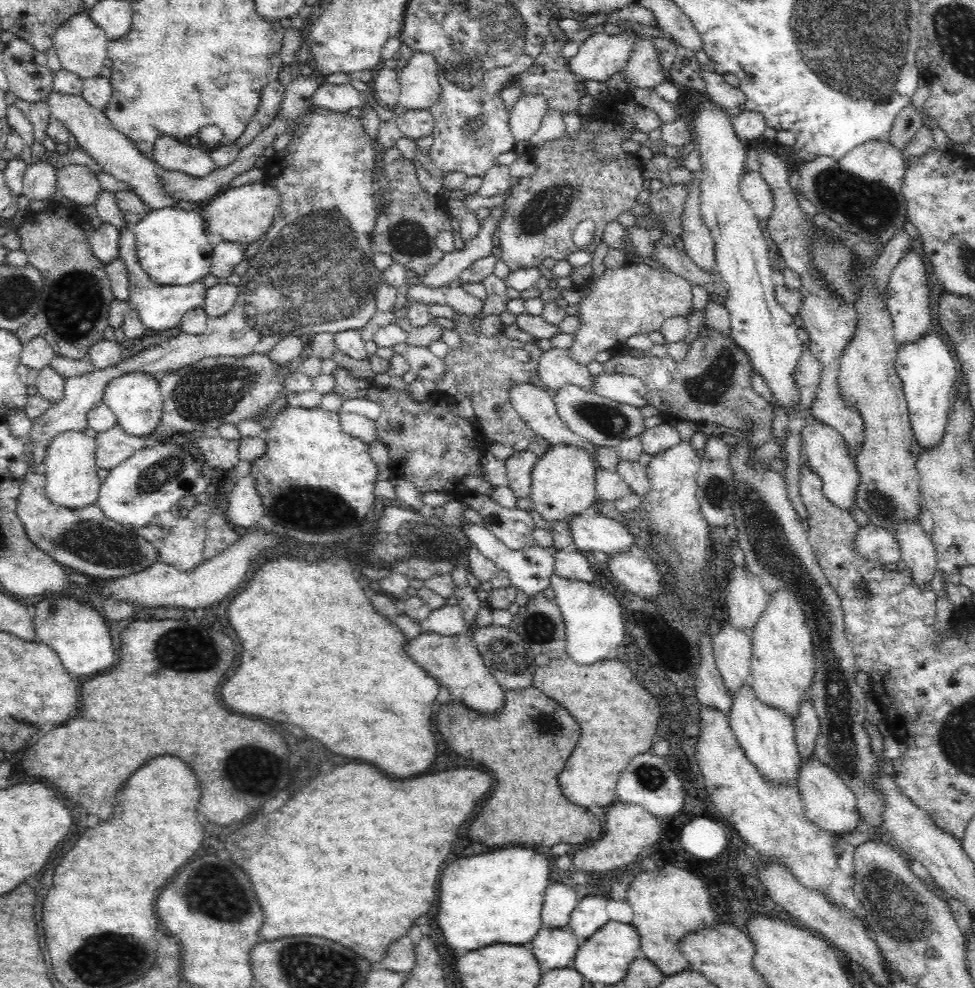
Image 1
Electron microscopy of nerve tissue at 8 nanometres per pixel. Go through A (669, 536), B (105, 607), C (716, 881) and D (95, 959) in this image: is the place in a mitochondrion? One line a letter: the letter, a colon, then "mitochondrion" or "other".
A: mitochondrion
B: other
C: other
D: mitochondrion

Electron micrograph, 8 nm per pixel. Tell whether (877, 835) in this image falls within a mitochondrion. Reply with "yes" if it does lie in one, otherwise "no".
no

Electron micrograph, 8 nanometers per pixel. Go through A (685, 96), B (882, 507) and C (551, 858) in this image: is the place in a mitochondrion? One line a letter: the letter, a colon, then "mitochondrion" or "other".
A: other
B: mitochondrion
C: other

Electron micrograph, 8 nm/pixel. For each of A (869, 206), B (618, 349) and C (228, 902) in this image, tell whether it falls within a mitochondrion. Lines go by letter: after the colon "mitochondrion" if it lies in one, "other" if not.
A: mitochondrion
B: other
C: mitochondrion

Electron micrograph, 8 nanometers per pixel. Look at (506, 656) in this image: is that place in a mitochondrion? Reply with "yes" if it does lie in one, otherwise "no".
yes

